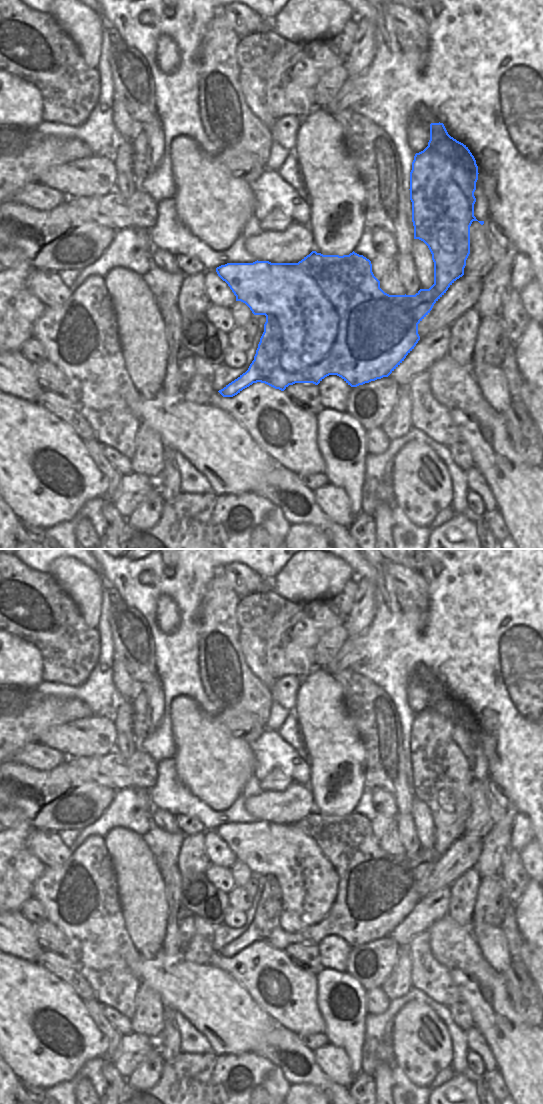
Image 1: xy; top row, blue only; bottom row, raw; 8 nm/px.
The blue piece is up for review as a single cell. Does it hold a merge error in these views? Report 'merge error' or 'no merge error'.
merge error

